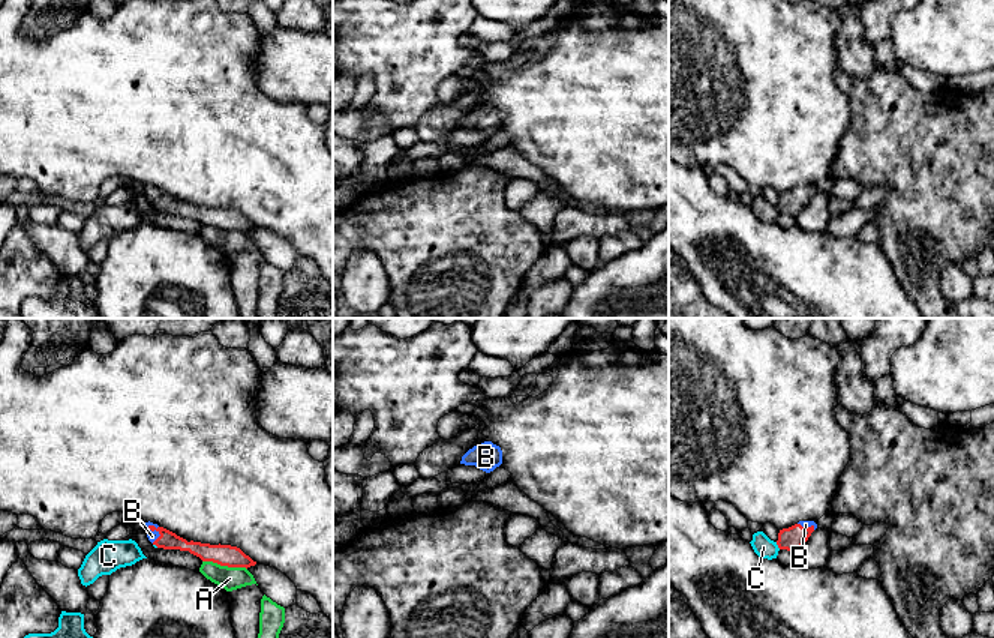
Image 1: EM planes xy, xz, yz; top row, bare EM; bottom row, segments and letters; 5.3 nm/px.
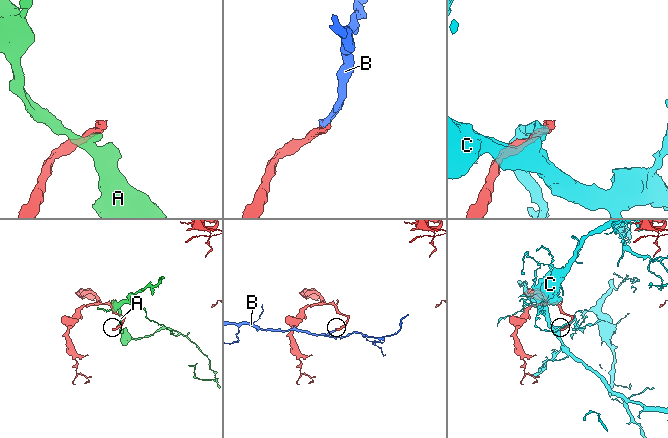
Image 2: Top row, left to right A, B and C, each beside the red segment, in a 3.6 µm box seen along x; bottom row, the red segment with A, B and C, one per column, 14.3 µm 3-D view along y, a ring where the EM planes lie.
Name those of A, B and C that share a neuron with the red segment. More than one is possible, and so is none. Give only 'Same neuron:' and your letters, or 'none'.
Same neuron: B

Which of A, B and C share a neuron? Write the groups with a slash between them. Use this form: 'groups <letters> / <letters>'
groups A / B / C

